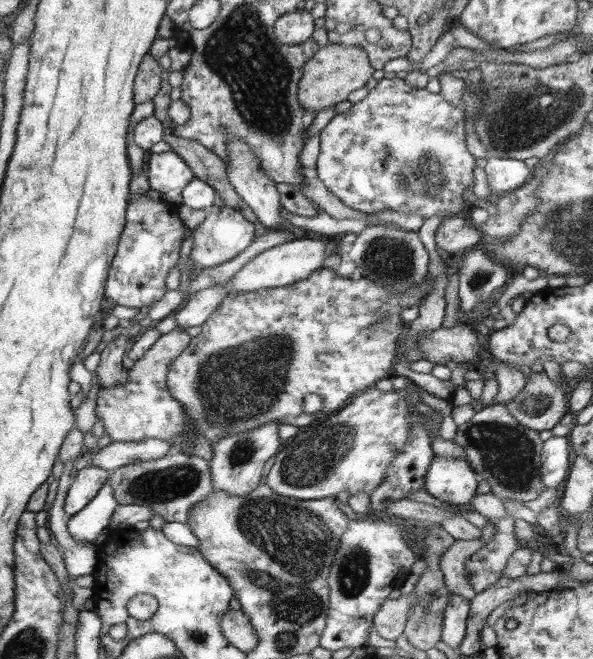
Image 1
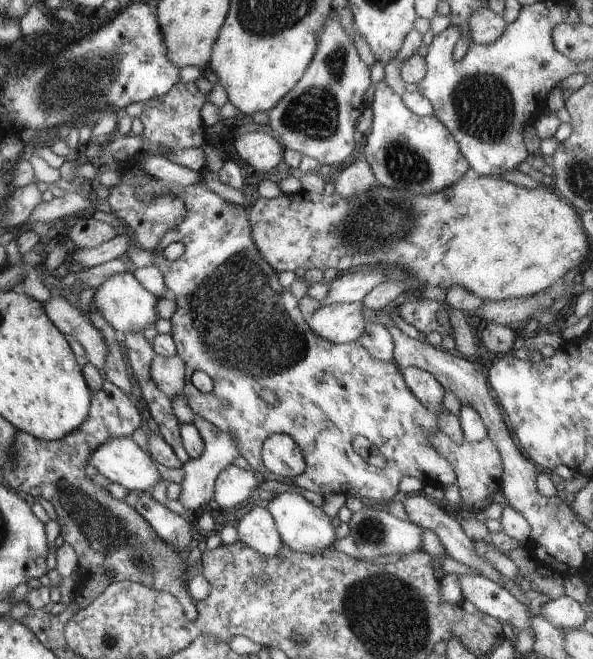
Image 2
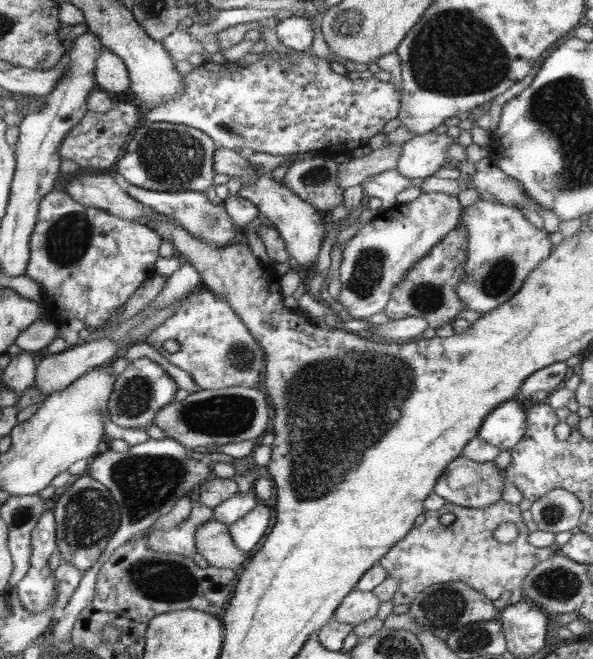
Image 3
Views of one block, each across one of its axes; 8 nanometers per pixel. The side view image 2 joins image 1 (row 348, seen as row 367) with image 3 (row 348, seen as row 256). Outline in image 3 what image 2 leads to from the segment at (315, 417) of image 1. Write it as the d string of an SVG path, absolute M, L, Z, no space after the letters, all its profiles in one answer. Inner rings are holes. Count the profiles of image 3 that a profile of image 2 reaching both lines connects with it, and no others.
M202 288L197 292L189 294L160 326L146 335L145 341L150 347L154 347L164 358L168 359L173 365L191 374L192 380L196 383L199 390L227 390L232 386L242 386L246 388L257 388L262 380L262 374L265 367L265 352L260 343L254 338L254 335L248 330L248 327L242 322L242 319L233 311L233 308L211 291ZM166 340L178 340L180 350L178 352L168 353L164 349Z

